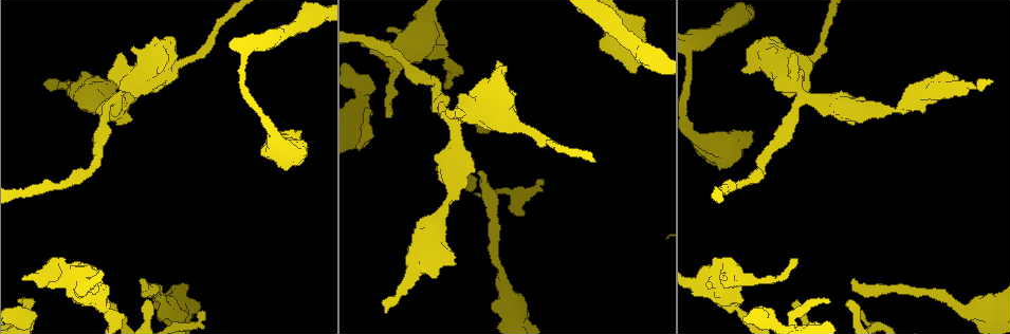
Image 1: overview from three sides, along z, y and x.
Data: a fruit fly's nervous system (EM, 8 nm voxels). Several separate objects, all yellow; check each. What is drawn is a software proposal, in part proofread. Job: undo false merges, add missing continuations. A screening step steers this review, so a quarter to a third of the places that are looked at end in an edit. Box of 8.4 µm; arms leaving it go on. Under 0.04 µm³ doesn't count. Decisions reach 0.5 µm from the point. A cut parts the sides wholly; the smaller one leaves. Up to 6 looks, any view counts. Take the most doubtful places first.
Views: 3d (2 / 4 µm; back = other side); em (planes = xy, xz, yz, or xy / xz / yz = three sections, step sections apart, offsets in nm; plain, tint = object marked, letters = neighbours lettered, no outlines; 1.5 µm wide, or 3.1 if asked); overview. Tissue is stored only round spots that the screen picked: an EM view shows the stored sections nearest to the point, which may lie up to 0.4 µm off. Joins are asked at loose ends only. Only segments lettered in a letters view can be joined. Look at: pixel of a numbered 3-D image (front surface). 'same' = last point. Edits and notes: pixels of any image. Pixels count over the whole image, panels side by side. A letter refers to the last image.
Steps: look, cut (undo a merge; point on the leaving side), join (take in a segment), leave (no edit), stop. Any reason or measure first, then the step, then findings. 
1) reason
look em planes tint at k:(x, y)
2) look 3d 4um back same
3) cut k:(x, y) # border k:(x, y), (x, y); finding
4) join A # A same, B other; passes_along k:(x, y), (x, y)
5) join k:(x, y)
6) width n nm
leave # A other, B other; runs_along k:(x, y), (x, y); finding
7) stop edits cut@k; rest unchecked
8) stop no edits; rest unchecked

an open end
look em yz step 8 tint at 1:(710, 286)

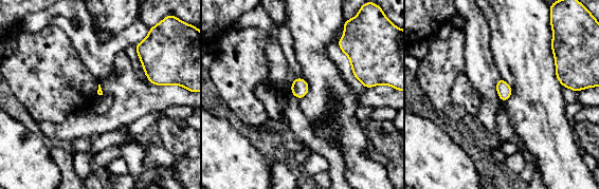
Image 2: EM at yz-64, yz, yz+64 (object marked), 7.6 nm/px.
cut it another way
look em planes tint same

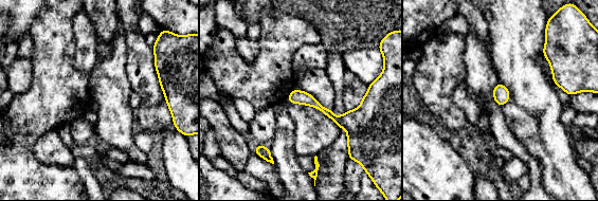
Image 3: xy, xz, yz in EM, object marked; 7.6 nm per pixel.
look em planes letters same

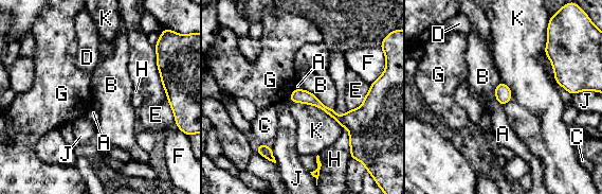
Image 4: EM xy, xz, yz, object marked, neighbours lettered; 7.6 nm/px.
leave # A other, B other, C other, D other, E other, F other, G other, H other, J other, K other; no lettered segment goes on from it

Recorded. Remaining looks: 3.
tapers out
look em xz step 4 tint at 1:(387, 116)

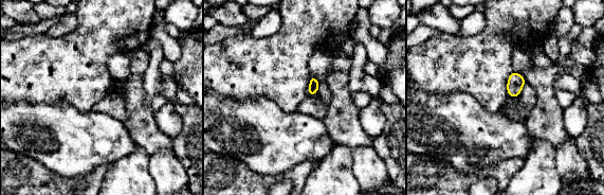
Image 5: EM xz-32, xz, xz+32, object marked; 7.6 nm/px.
cut it another way
look em planes letters same

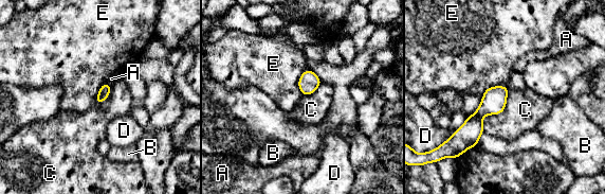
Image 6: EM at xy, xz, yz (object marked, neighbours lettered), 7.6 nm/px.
leave # A other, B other, C other, D other, E other; runs_along 6:(505, 89), (461, 134), (457, 134); no lettered segment goes on from it

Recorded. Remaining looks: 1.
stop no edits; rest unchecked

